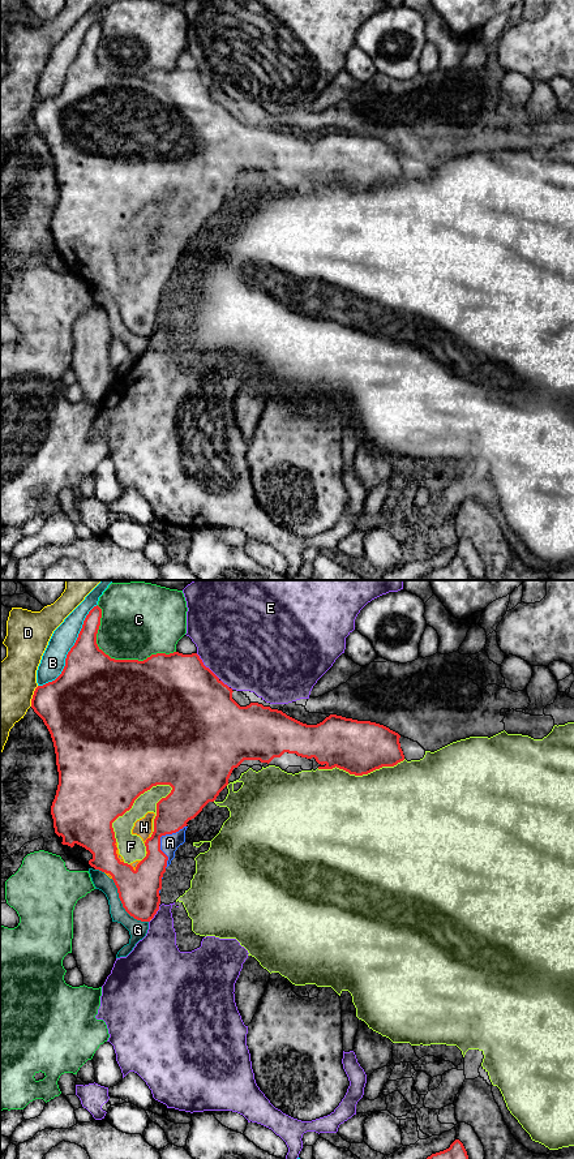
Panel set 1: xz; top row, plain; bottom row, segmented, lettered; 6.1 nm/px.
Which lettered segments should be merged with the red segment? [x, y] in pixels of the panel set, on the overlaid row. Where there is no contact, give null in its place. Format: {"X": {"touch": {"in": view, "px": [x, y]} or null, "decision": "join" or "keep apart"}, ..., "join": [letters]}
{"A": {"touch": {"in": "xz", "px": [159, 840]}, "decision": "join"}, "B": {"touch": {"in": "xz", "px": [71, 649]}, "decision": "keep apart"}, "C": {"touch": {"in": "xz", "px": [116, 660]}, "decision": "keep apart"}, "D": {"touch": {"in": "xz", "px": [33, 696]}, "decision": "keep apart"}, "E": {"touch": {"in": "xz", "px": [210, 670]}, "decision": "keep apart"}, "F": {"touch": {"in": "xz", "px": [132, 805]}, "decision": "keep apart"}, "G": {"touch": {"in": "xz", "px": [123, 906]}, "decision": "keep apart"}, "H": {"touch": {"in": "xz", "px": [146, 840]}, "decision": "join"}, "join": ["A", "H"]}

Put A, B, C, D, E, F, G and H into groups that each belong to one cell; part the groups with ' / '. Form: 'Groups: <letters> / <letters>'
Groups: A H / B / C / D / E / F / G

